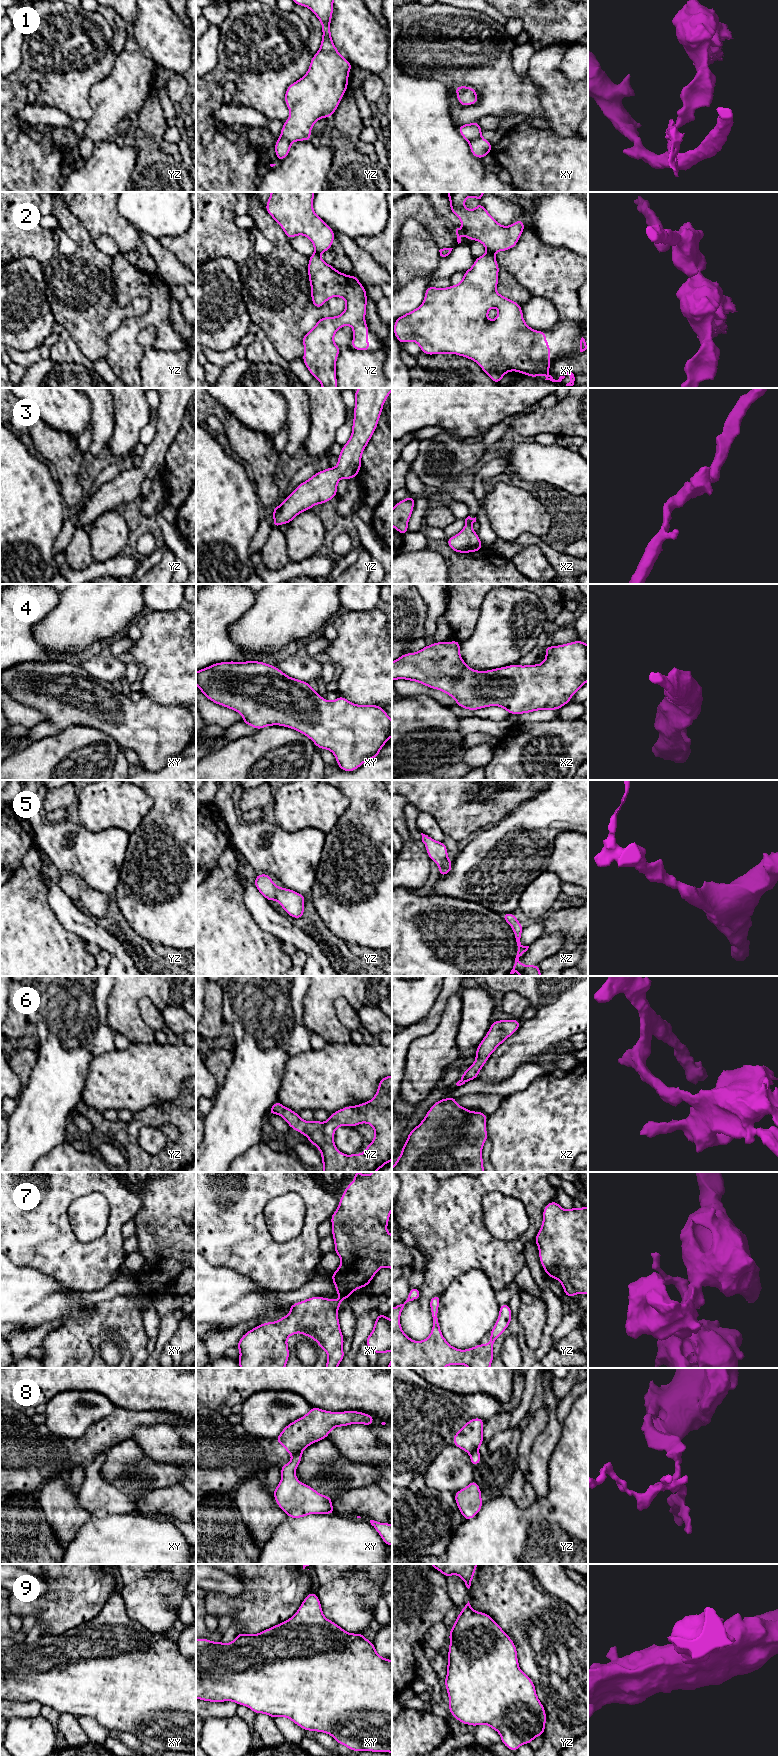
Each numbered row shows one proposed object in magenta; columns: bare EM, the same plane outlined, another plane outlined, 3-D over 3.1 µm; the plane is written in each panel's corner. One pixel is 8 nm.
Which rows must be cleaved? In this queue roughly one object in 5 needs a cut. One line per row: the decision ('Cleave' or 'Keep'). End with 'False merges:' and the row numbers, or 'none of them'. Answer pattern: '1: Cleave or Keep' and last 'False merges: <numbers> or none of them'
1: Cleave
2: Cleave
3: Keep
4: Keep
5: Keep
6: Keep
7: Keep
8: Cleave
9: Keep
False merges: 1, 2, 8

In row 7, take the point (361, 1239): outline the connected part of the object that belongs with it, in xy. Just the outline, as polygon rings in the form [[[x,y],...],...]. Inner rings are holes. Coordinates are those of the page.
[[[355,1172],[354,1181],[344,1190],[339,1206],[330,1217],[332,1223],[332,1237],[334,1239],[334,1252],[341,1258],[338,1269],[330,1274],[335,1285],[336,1292],[340,1297],[337,1301],[330,1298],[313,1296],[309,1299],[288,1305],[291,1312],[275,1322],[265,1322],[246,1332],[235,1345],[240,1351],[237,1360],[240,1368],[285,1368],[289,1360],[289,1348],[287,1338],[301,1333],[316,1341],[320,1348],[327,1352],[327,1363],[325,1368],[337,1368],[342,1362],[345,1353],[343,1352],[344,1337],[341,1332],[338,1310],[342,1300],[348,1297],[357,1289],[367,1287],[381,1267],[392,1270],[392,1235],[387,1231],[390,1212],[392,1210],[392,1172],[372,1172],[364,1175]]]

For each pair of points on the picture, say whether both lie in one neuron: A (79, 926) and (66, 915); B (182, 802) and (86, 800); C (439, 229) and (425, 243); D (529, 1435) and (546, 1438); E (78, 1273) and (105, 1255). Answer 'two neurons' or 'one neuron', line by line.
A: one neuron
B: two neurons
C: two neurons
D: two neurons
E: one neuron

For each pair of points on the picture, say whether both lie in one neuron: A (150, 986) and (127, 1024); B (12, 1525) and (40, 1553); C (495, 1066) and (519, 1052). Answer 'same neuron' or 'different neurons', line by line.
A: same neuron
B: same neuron
C: same neuron

